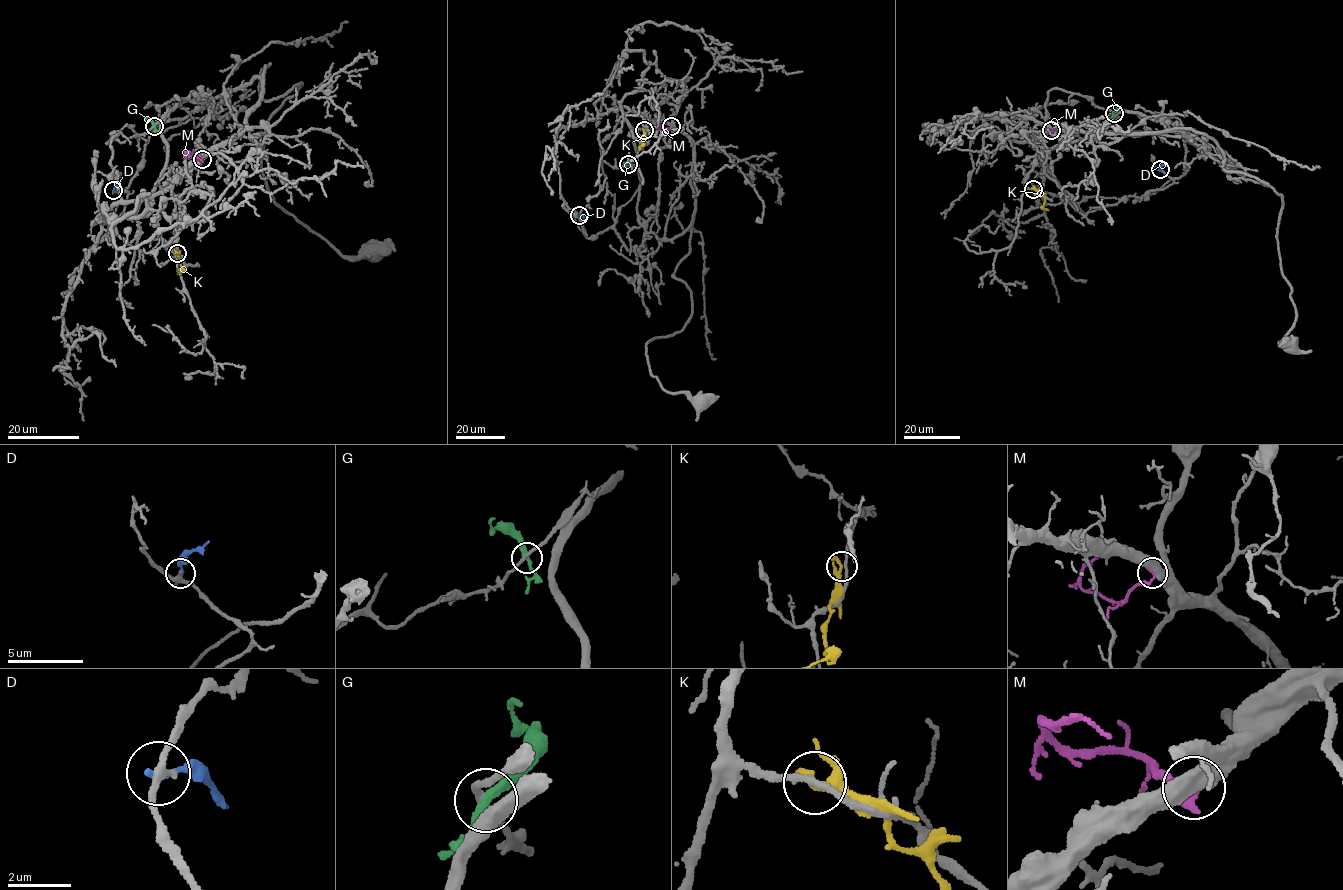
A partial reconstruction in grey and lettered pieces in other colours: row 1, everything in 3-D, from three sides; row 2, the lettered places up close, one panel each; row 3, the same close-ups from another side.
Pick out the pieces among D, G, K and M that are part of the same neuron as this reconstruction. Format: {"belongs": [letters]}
{"belongs": []}

